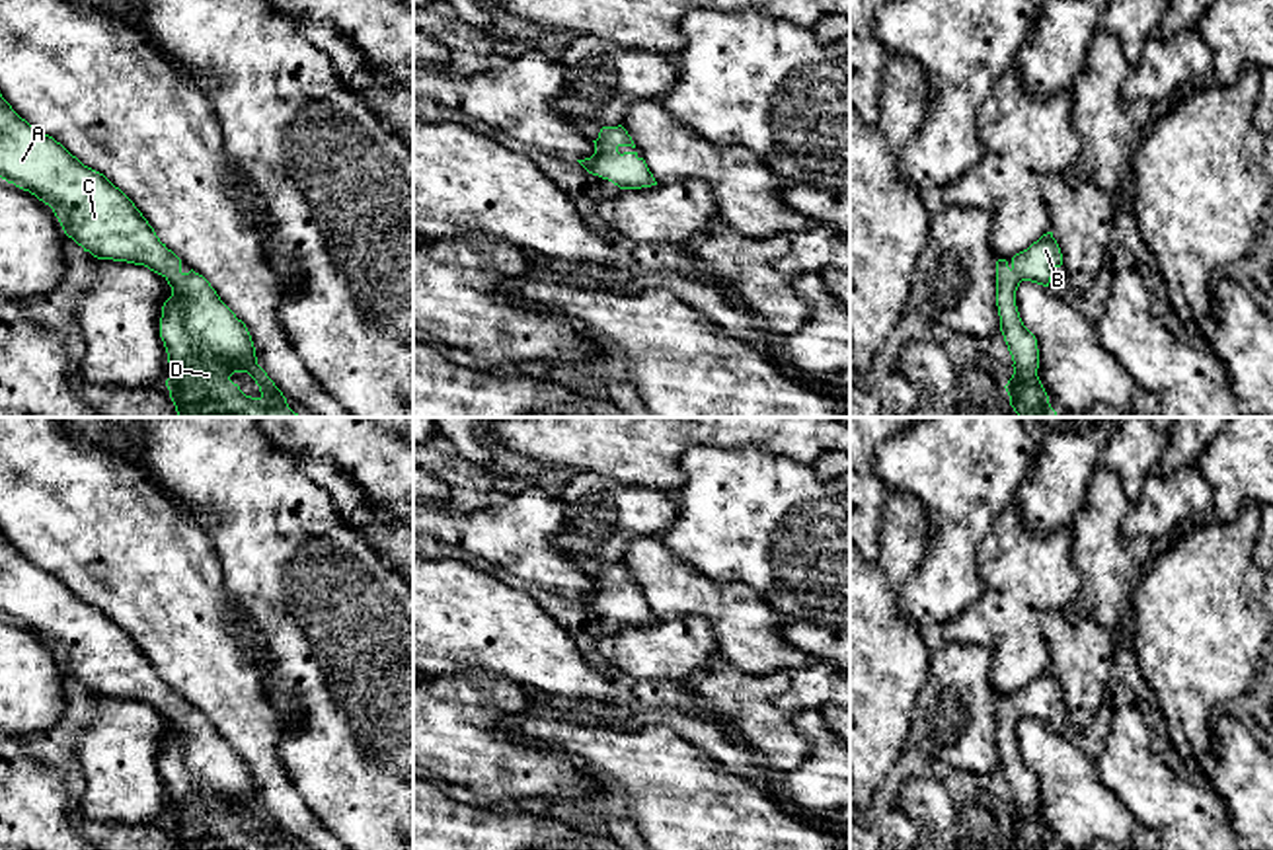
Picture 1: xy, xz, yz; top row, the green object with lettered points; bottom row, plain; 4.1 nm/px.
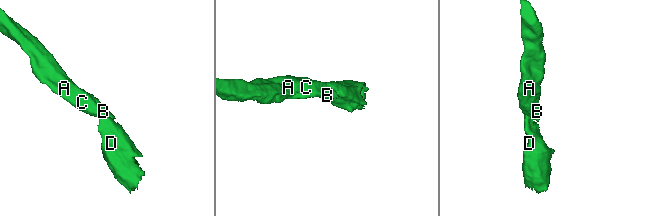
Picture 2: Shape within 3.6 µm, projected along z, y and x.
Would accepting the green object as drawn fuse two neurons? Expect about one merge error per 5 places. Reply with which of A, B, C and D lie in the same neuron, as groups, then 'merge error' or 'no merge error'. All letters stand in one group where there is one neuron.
groups A B C D; no merge error

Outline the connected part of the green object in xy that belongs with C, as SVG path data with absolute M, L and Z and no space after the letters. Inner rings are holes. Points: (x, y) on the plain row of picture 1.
M0 530L0 614L29 628L49 641L64 671L97 696L144 702L162 712L172 733L162 743L160 774L164 778L172 813L166 817L177 850L294 850L283 829L257 801L251 772L242 756L220 737L211 719L181 708L181 696L160 678L154 665L135 639L103 610L84 602L53 573L21 556ZM234 809L248 809L261 832L246 832L230 817Z

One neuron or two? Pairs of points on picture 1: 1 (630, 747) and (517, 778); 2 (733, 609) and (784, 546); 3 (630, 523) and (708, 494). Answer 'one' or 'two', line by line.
1: two
2: two
3: two

